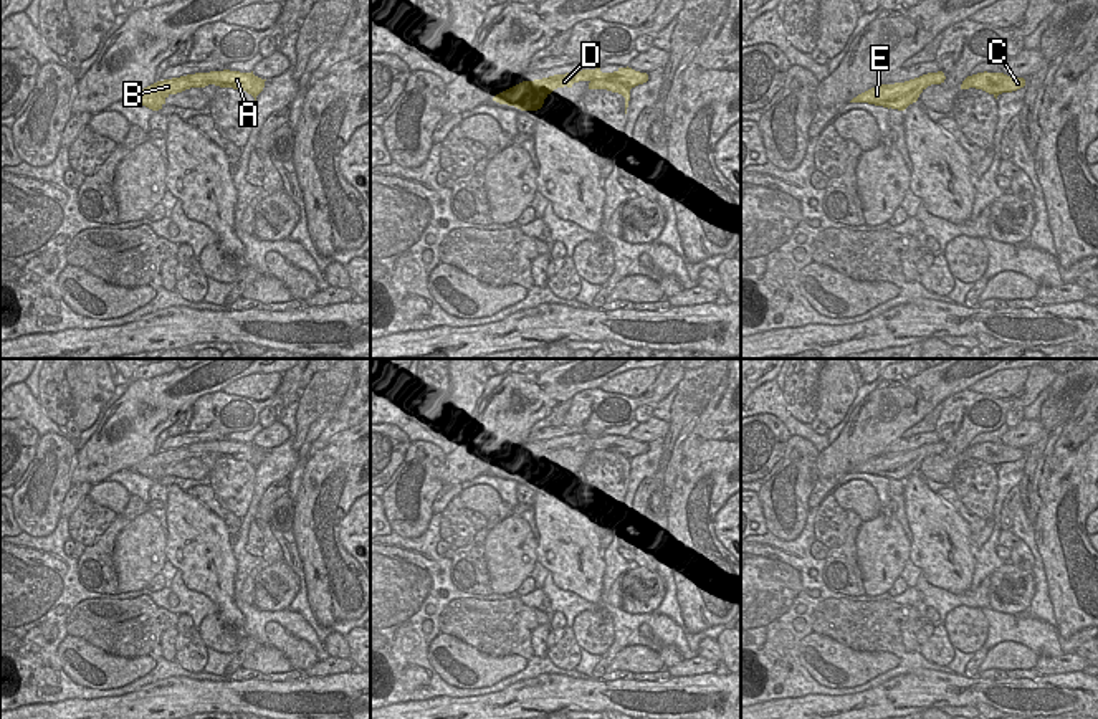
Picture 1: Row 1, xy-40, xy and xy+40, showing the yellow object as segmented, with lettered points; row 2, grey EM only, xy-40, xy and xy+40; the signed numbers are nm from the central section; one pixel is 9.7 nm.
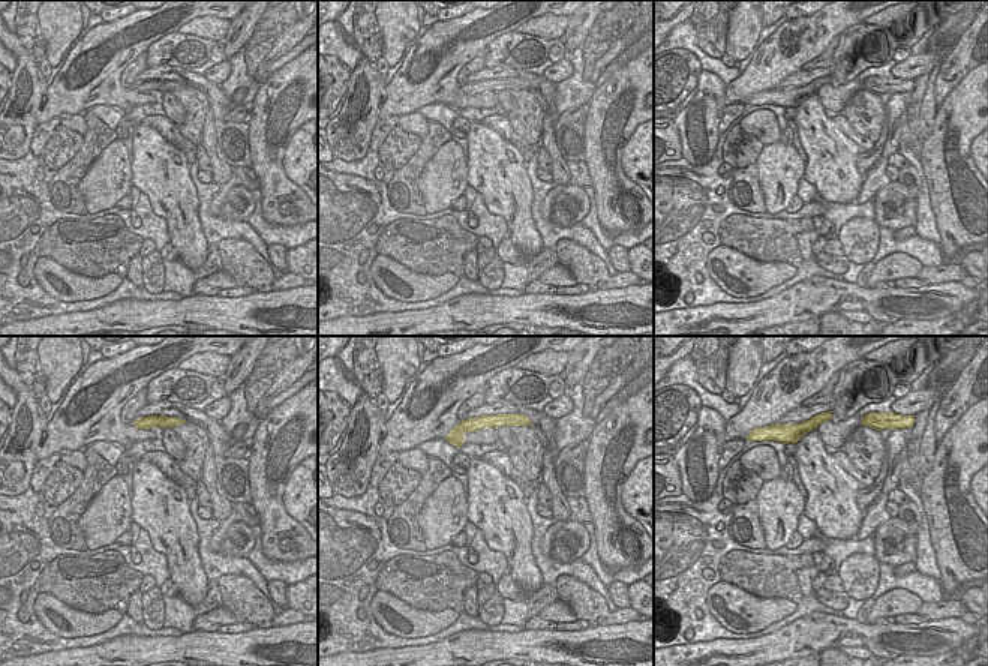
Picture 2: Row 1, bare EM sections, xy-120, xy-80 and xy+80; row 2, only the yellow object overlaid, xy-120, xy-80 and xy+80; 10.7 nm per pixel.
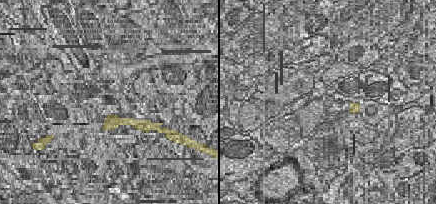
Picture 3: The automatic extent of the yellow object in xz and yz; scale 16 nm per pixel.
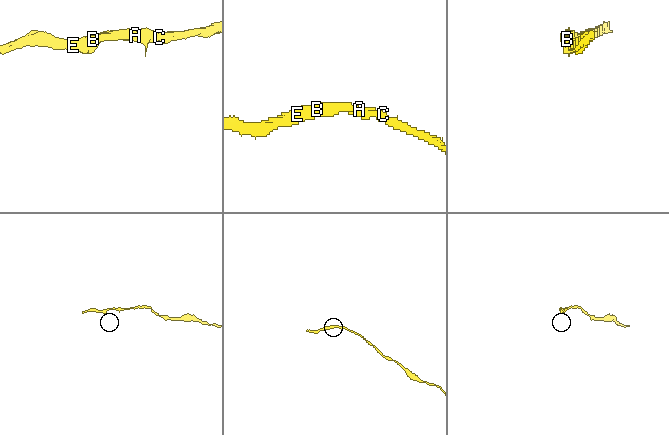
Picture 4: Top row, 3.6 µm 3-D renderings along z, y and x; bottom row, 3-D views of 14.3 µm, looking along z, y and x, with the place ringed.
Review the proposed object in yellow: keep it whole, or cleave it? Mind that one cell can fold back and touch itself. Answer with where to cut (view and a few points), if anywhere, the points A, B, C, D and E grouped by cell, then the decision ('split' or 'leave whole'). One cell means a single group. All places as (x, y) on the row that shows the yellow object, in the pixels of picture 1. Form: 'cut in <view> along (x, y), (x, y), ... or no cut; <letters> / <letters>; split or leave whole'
no cut; A B C D E; leave whole

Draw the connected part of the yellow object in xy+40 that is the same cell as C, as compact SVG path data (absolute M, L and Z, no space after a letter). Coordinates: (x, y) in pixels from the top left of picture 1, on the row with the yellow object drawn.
M984 71L984 73L967 76L962 81L961 89L969 89L969 88L982 89L997 99L999 94L1012 93L1012 91L1017 91L1024 86L1025 86L1024 78L1012 78L1004 73Z

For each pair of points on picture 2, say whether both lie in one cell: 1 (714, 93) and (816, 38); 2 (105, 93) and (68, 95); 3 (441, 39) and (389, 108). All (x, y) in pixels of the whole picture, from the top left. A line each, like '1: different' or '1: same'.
1: different
2: same
3: same

